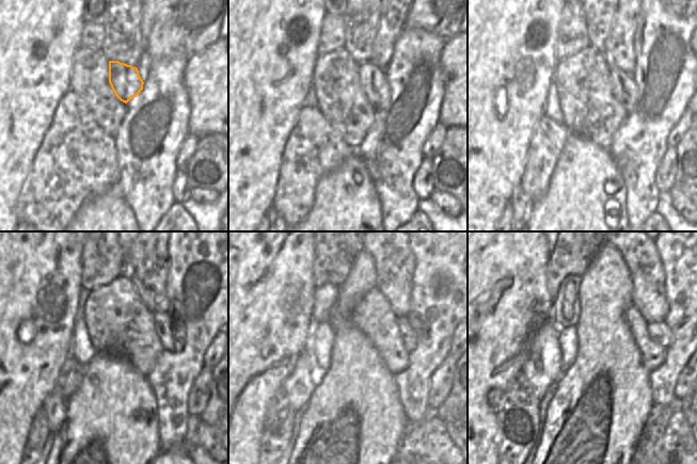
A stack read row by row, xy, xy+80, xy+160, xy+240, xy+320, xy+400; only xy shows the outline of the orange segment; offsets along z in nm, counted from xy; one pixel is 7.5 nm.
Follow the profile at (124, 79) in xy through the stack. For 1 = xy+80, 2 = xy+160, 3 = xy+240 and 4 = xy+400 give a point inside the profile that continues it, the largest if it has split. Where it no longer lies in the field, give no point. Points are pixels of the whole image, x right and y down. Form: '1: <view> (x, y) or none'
1: xy+80 (374, 82)
2: xy+160 (623, 86)
3: xy+240 (162, 321)
4: xy+400 (660, 333)

